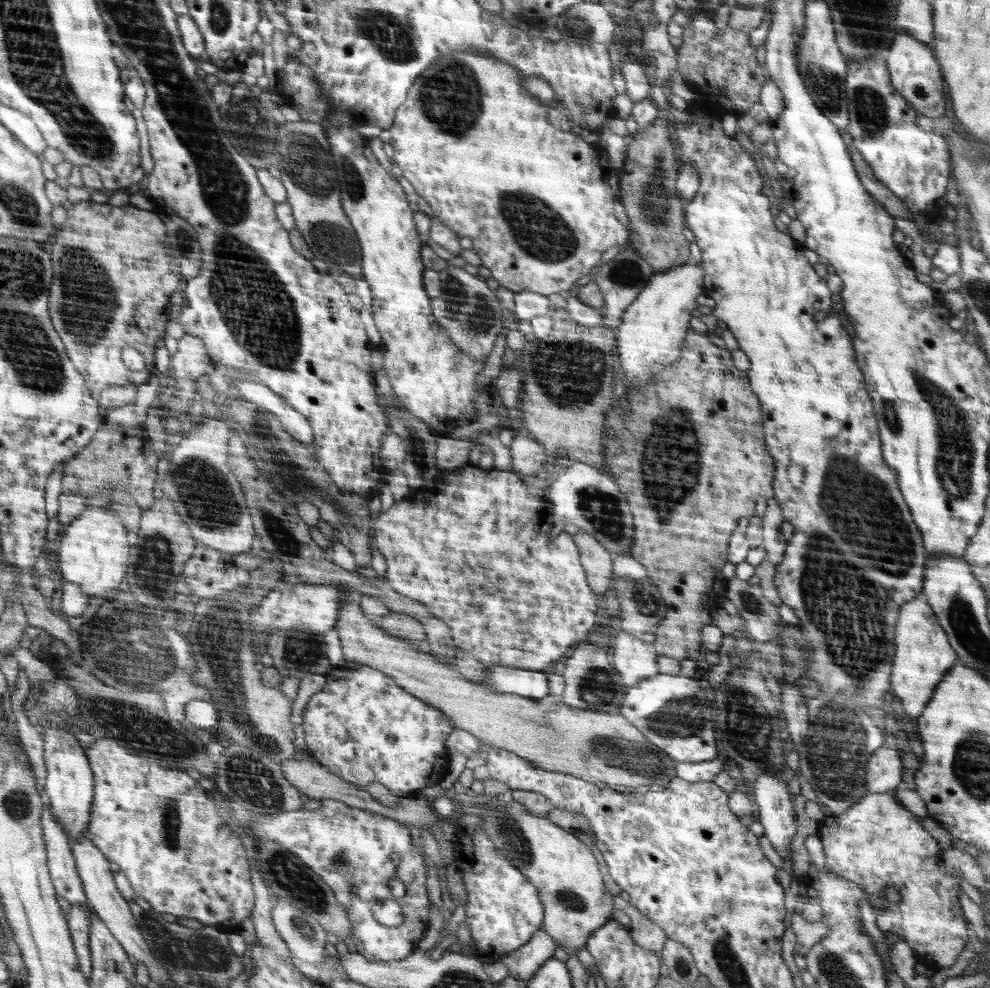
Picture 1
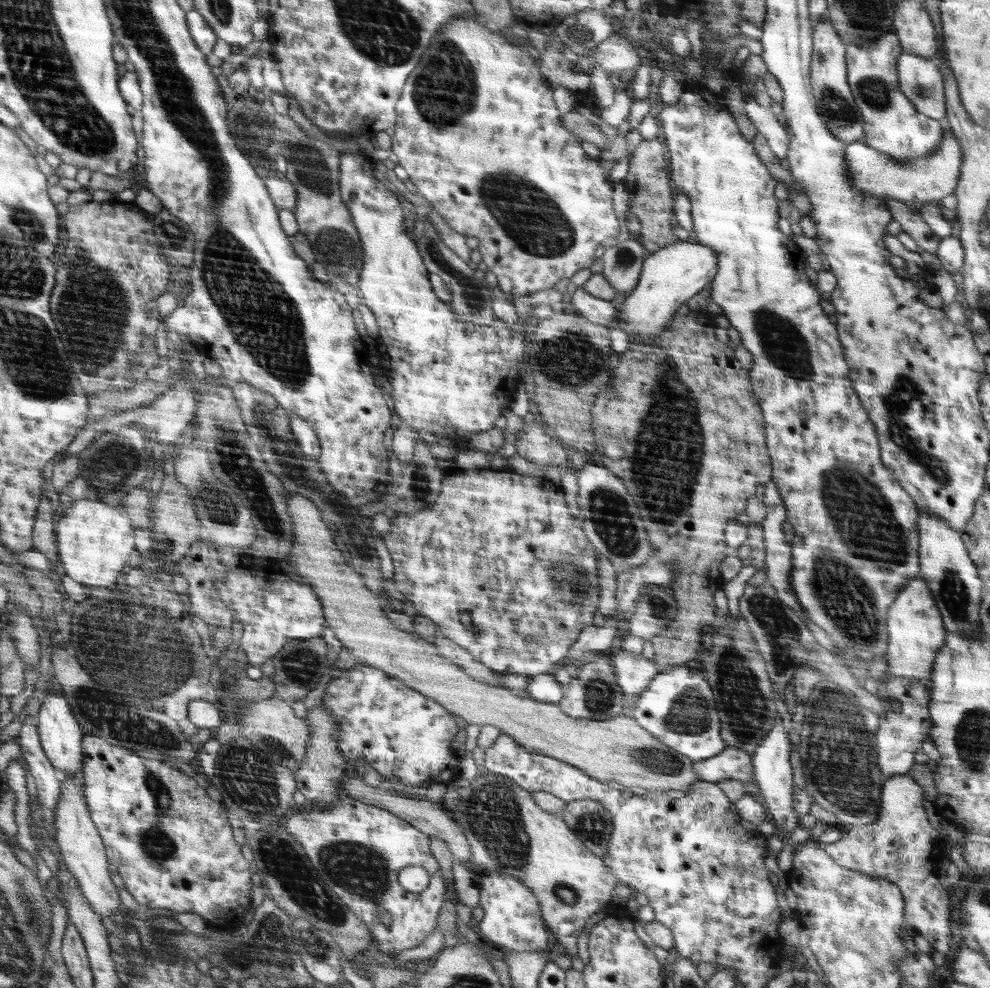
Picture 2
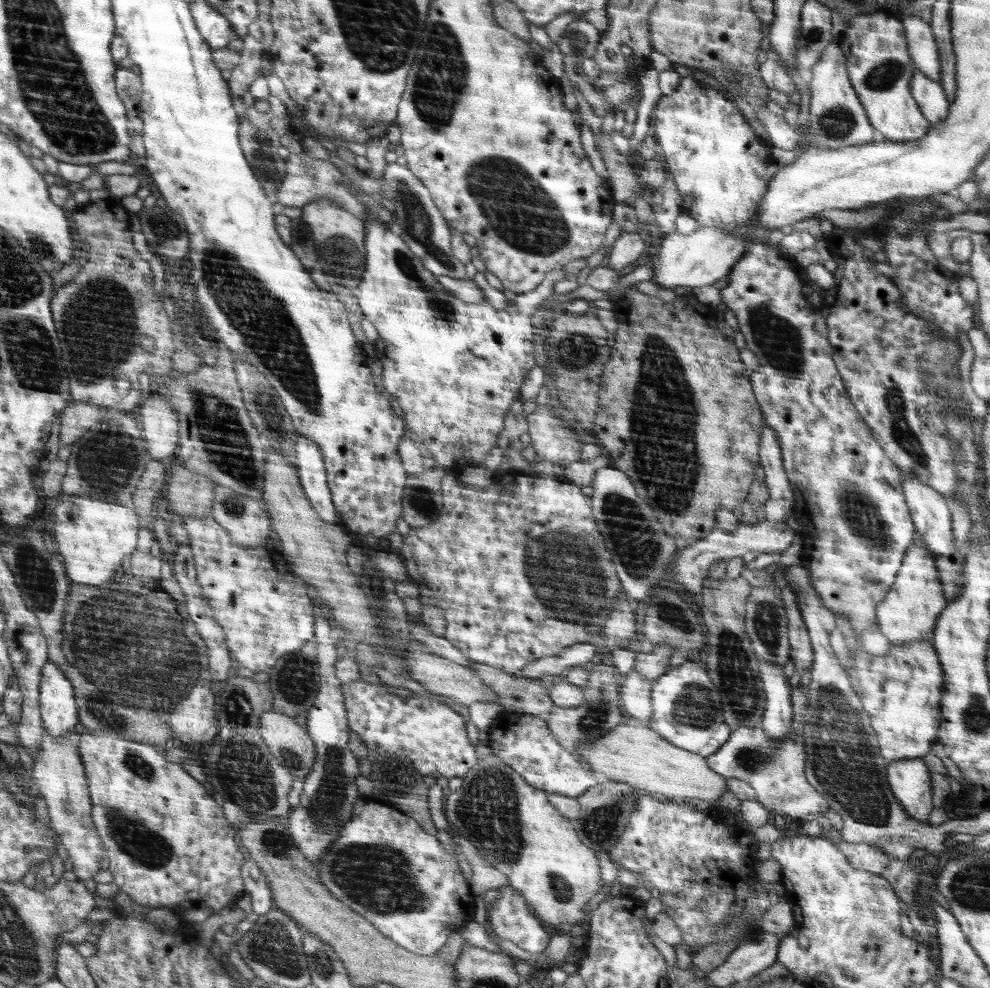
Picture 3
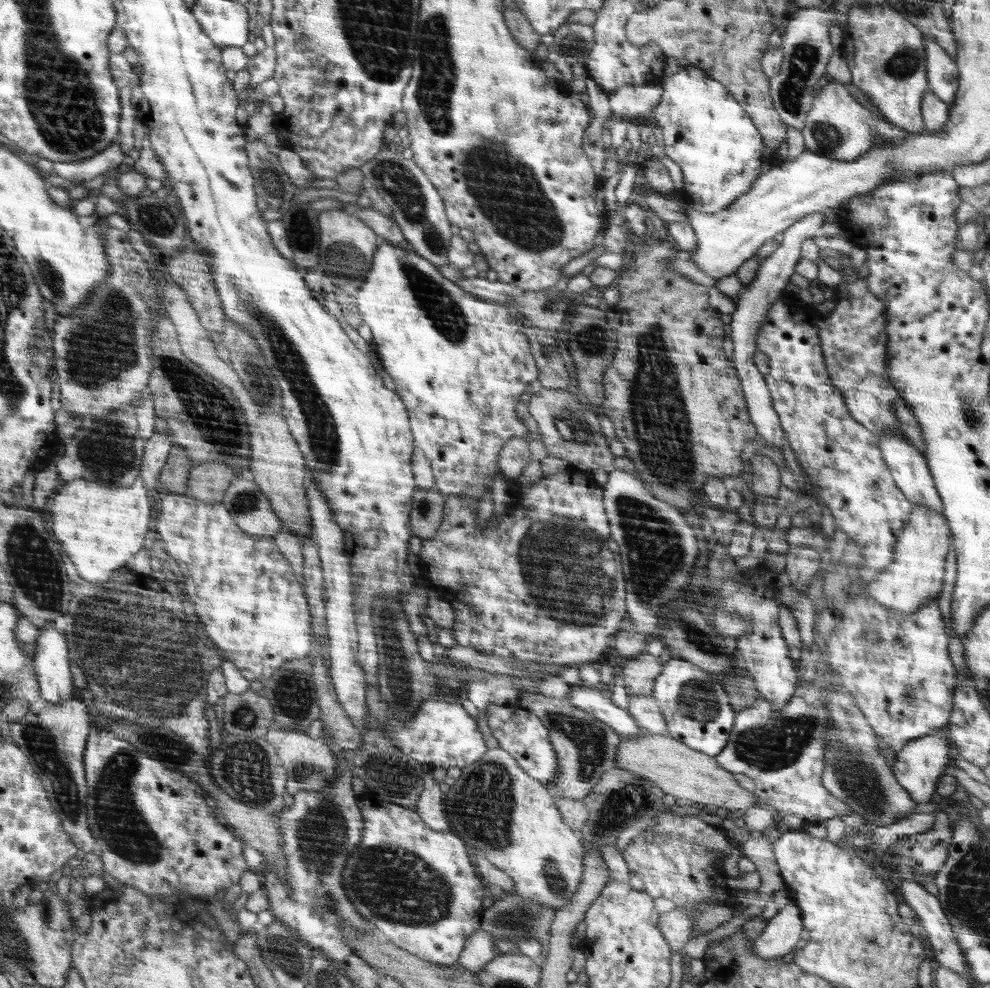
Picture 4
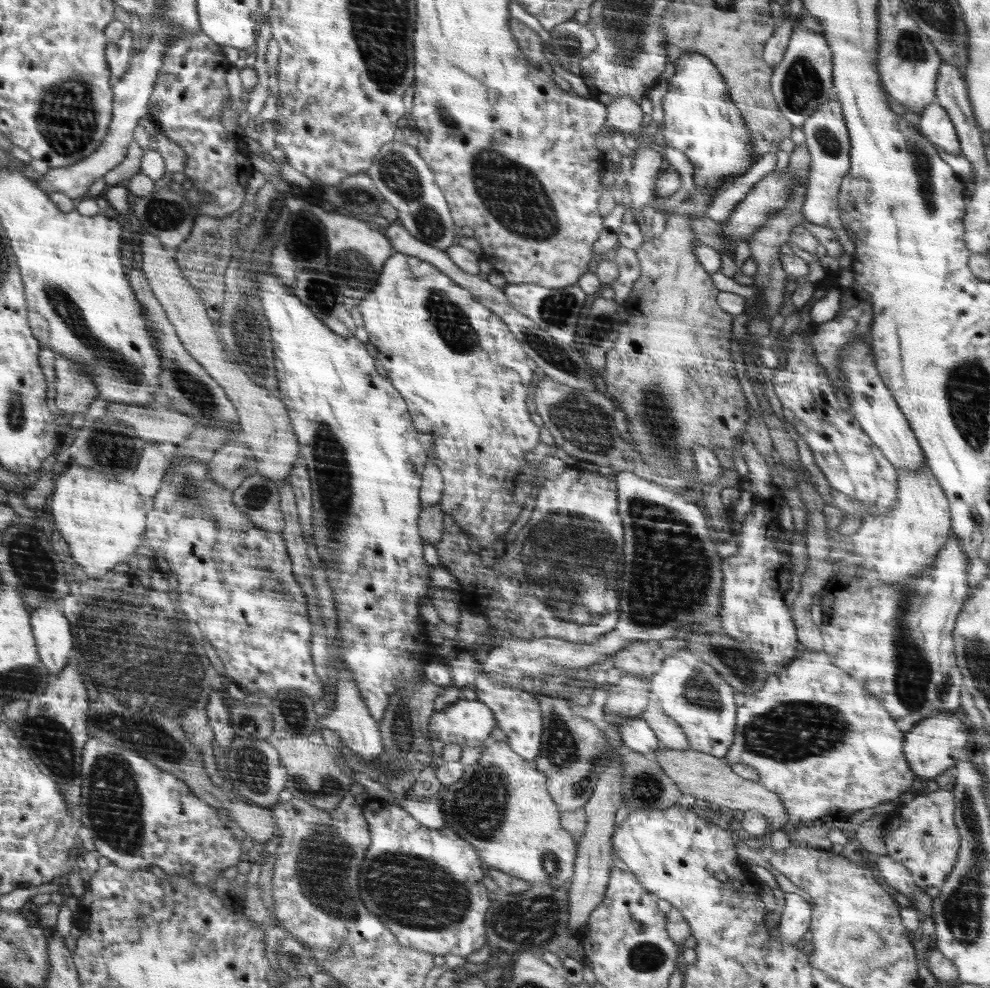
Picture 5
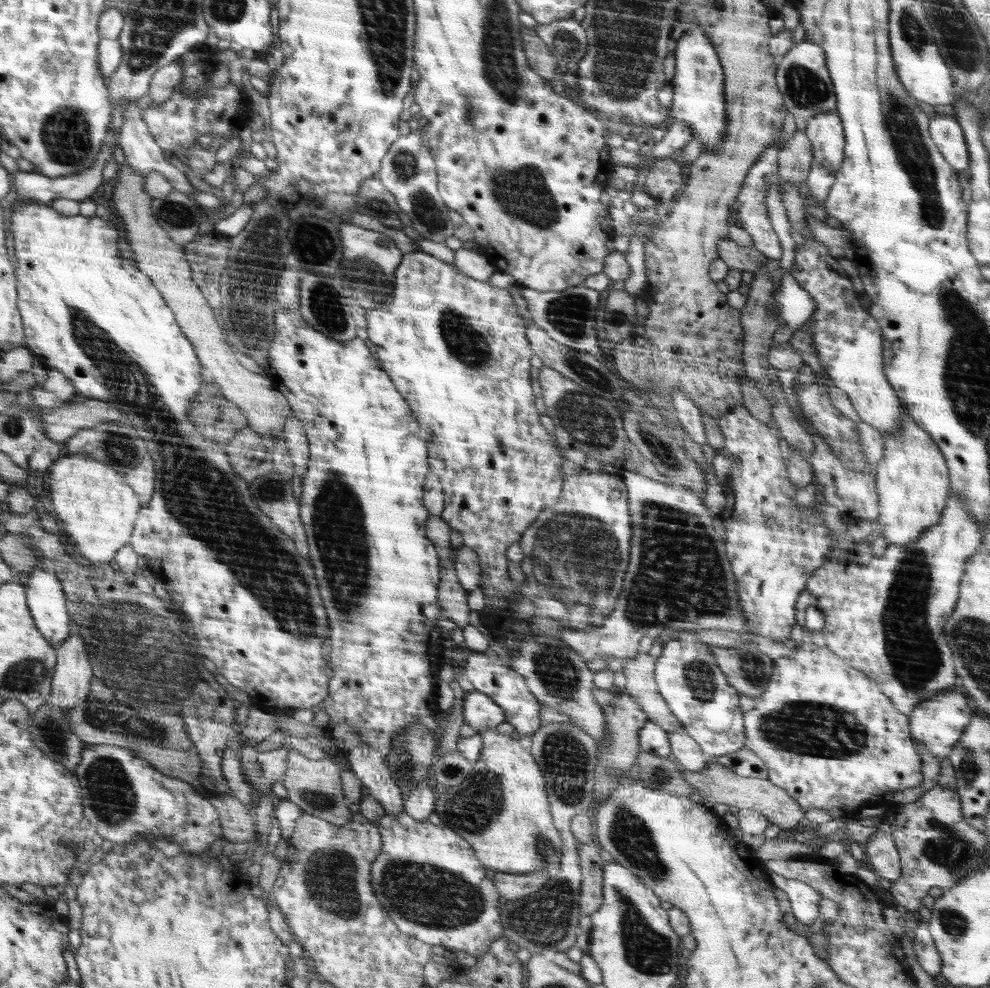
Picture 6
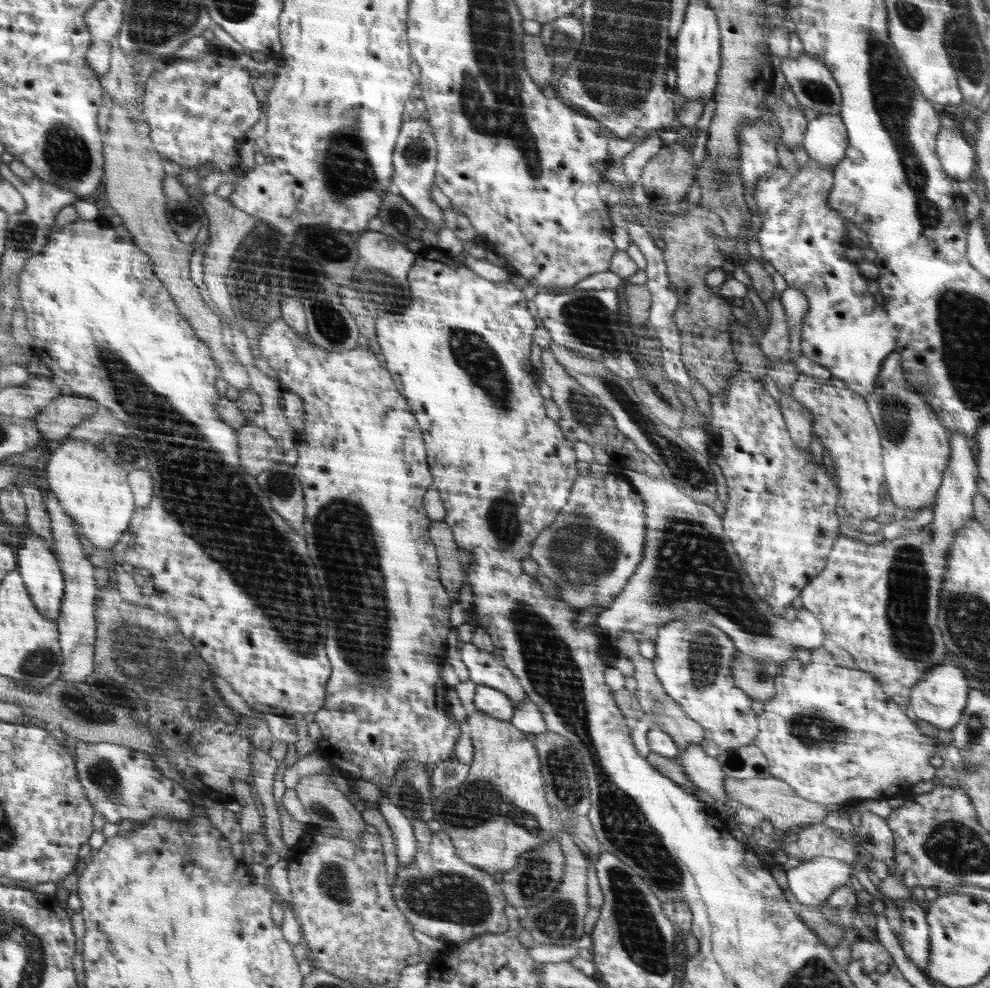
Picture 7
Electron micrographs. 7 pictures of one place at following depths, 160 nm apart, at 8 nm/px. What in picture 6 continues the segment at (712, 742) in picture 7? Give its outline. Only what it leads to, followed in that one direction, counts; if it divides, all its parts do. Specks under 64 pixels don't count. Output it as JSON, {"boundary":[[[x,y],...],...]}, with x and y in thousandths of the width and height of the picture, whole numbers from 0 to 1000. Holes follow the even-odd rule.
{"boundary":[[[687,639],[683,648],[678,647],[671,656],[668,664],[662,668],[662,689],[666,701],[674,710],[679,723],[691,734],[692,741],[697,744],[714,765],[724,767],[736,761],[743,761],[755,751],[755,735],[752,732],[751,720],[746,714],[746,698],[734,689],[733,683],[725,676],[721,664],[715,660],[717,656],[705,650],[703,642]]]}

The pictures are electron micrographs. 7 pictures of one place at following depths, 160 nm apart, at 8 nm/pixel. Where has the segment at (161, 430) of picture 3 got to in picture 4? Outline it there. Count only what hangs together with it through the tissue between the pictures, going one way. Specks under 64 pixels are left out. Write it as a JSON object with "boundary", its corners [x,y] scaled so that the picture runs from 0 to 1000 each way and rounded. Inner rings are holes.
{"boundary":[[[156,437],[147,444],[142,474],[137,483],[141,482],[149,496],[158,494],[161,478],[170,466],[174,451],[176,447],[172,447],[170,441],[162,437]]]}

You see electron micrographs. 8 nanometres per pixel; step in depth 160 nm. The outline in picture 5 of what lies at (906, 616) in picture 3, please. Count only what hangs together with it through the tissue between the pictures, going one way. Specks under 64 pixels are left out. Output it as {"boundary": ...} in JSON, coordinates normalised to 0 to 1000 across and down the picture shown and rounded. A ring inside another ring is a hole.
{"boundary":[[[936,468],[927,476],[904,476],[906,508],[900,516],[893,522],[873,523],[867,537],[855,541],[857,551],[863,551],[863,560],[874,565],[874,570],[884,576],[893,591],[913,590],[940,575],[961,540],[959,506]]]}

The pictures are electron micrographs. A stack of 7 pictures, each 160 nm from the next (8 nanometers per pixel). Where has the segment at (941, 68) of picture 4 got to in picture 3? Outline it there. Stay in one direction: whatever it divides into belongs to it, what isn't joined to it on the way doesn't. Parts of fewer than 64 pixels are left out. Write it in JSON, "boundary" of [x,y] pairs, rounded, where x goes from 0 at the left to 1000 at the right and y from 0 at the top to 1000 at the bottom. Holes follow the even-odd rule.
{"boundary":[[[924,16],[908,17],[913,25],[913,36],[923,67],[937,79],[951,85],[949,56],[939,23]]]}

